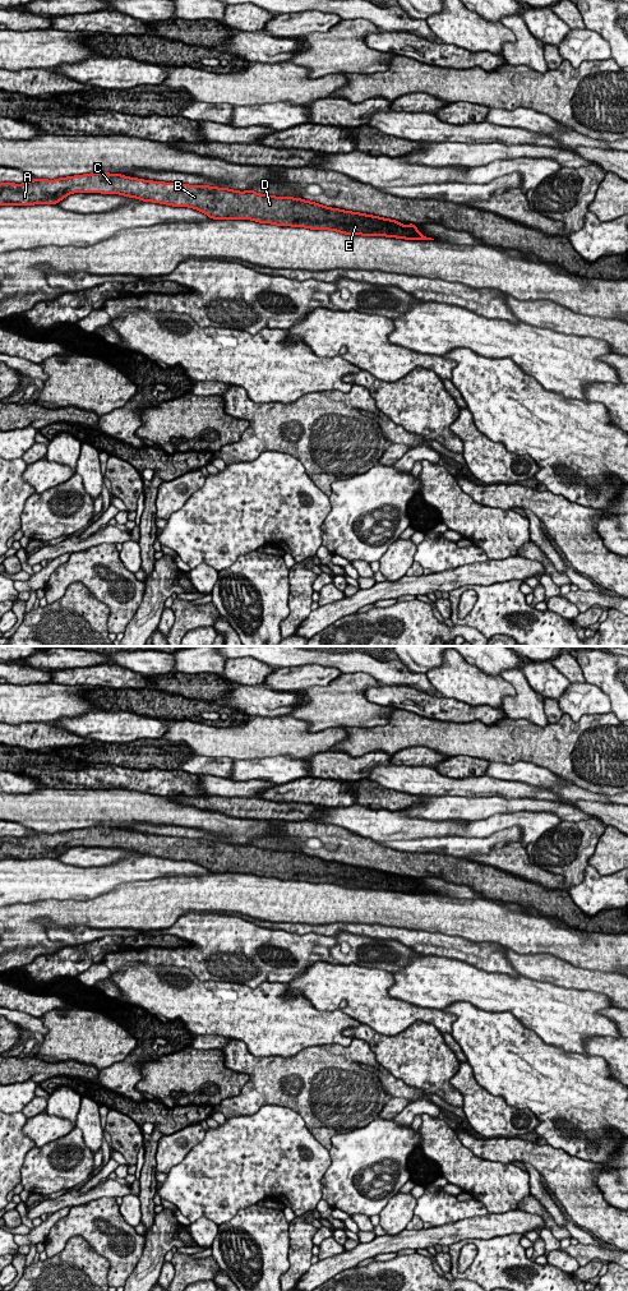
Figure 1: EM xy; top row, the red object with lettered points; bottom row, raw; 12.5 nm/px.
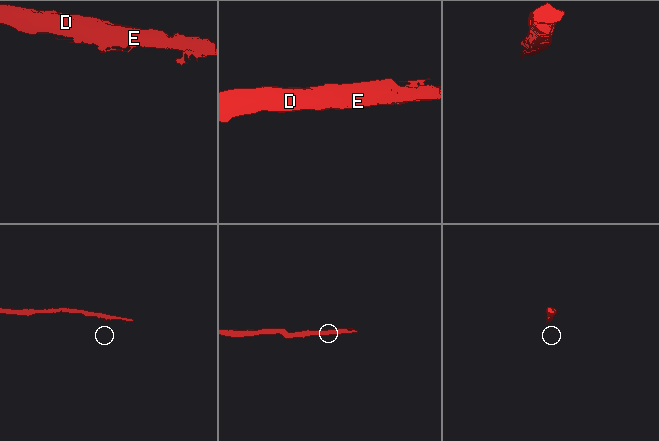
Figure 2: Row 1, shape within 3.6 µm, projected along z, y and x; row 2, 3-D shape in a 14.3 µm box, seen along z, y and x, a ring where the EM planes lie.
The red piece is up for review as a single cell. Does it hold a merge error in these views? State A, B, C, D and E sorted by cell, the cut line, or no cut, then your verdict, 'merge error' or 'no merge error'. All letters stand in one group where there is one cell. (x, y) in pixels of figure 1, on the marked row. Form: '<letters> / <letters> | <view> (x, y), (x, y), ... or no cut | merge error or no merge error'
A B C D E | no cut | no merge error

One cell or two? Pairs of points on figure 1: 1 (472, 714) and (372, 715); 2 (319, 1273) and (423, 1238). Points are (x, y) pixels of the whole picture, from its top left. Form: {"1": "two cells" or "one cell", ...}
{"1": "two cells", "2": "one cell"}

